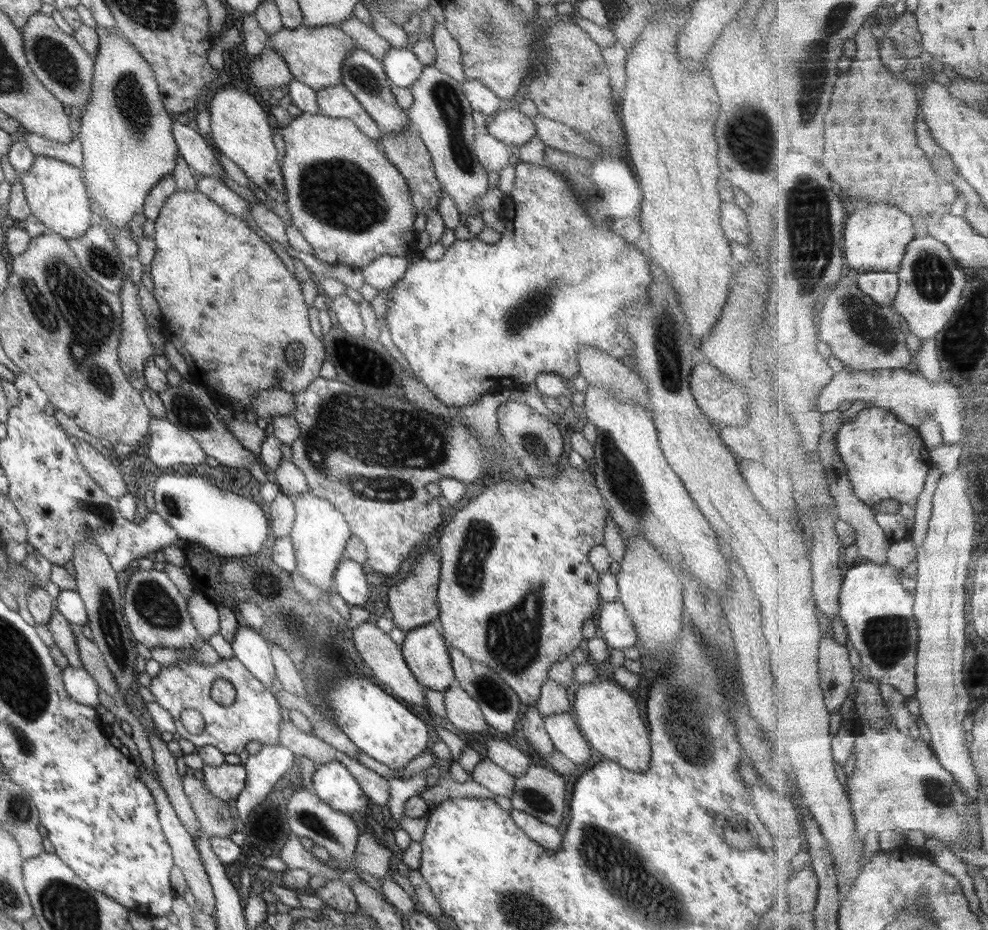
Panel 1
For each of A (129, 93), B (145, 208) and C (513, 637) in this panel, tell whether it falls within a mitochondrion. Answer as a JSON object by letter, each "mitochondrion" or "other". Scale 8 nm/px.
{"A":"mitochondrion","B":"other","C":"mitochondrion"}

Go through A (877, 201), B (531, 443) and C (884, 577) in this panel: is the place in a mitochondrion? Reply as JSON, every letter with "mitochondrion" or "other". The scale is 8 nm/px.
{"A":"other","B":"mitochondrion","C":"other"}

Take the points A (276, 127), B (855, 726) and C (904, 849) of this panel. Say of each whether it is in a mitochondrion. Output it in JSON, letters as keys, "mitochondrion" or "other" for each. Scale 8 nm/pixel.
{"A":"other","B":"other","C":"other"}

